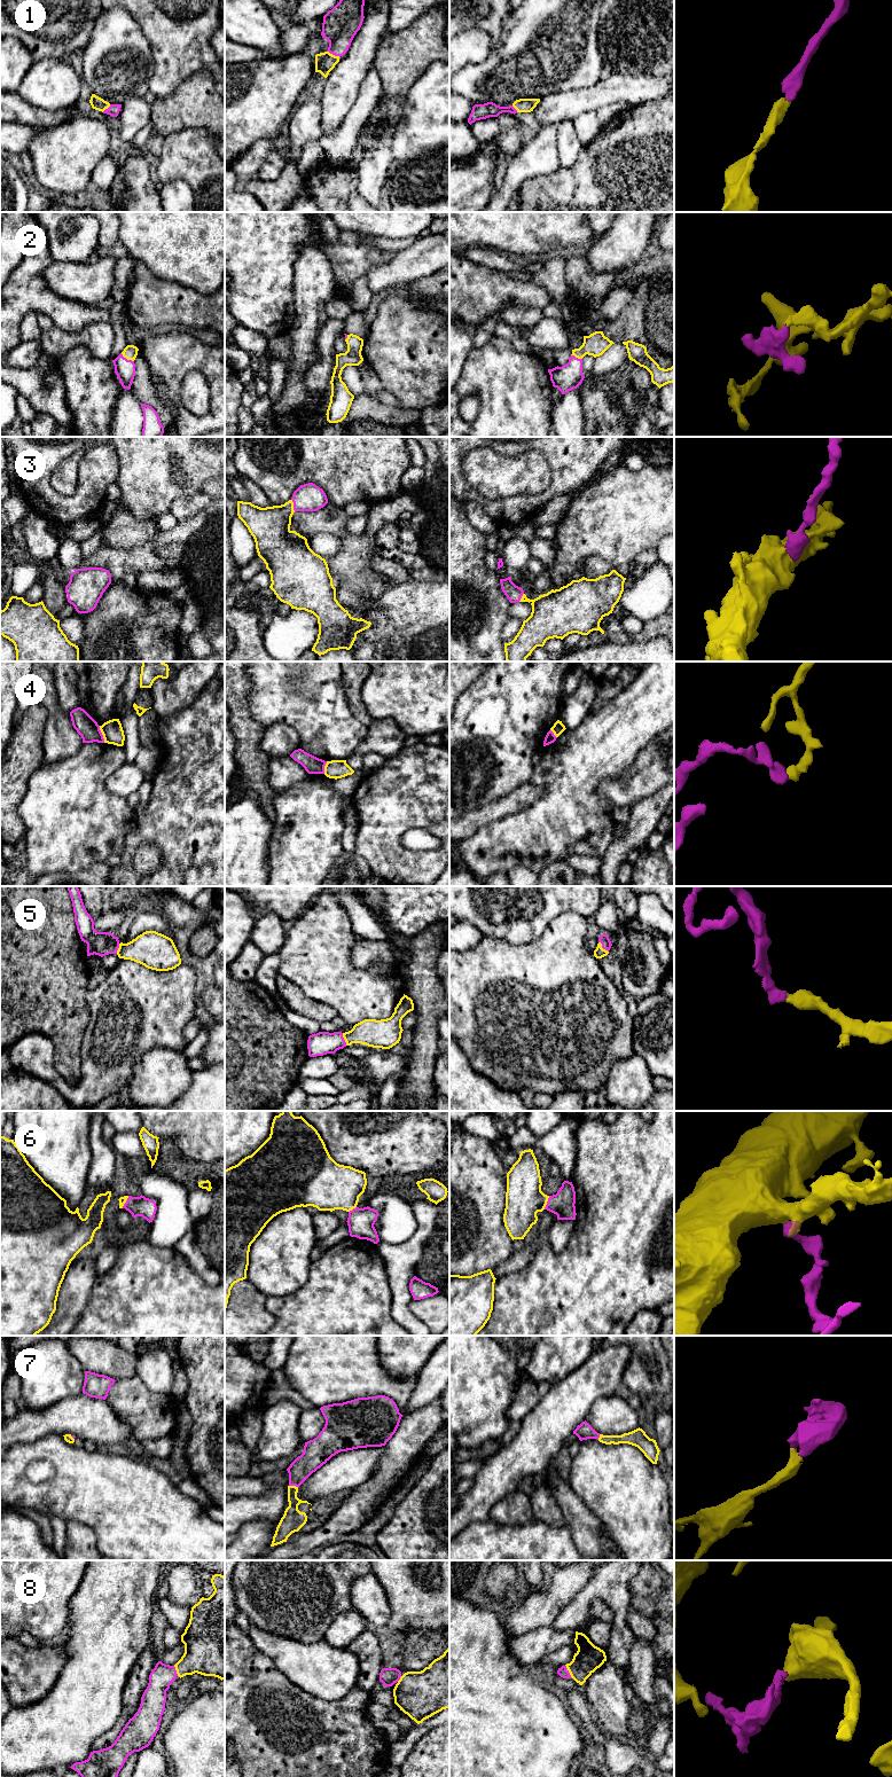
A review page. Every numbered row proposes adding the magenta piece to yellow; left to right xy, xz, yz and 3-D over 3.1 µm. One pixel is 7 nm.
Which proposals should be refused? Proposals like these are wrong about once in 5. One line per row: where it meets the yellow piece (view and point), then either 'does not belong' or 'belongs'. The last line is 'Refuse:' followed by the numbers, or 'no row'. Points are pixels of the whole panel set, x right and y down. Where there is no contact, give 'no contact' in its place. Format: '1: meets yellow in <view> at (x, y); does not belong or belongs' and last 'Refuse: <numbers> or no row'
1: meets yellow in xz at (334, 55); belongs
2: meets yellow in xy at (127, 359); belongs
3: meets yellow in xz at (292, 505); belongs
4: meets yellow in xy at (102, 734); does not belong
5: meets yellow in yz at (601, 947); belongs
6: meets yellow in yz at (546, 1203); belongs
7: meets yellow in xz at (294, 1486); belongs
8: meets yellow in xy at (175, 1669); belongs
Refuse: 4

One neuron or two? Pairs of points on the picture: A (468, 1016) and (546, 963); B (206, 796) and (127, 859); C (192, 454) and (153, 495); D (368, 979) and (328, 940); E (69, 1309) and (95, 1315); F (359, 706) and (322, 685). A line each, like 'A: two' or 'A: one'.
A: one
B: one
C: one
D: one
E: two
F: two

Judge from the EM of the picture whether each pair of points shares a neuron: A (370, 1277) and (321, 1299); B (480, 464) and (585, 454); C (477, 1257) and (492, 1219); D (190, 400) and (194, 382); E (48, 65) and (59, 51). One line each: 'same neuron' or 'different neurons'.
A: same neuron
B: different neurons
C: same neuron
D: same neuron
E: different neurons

